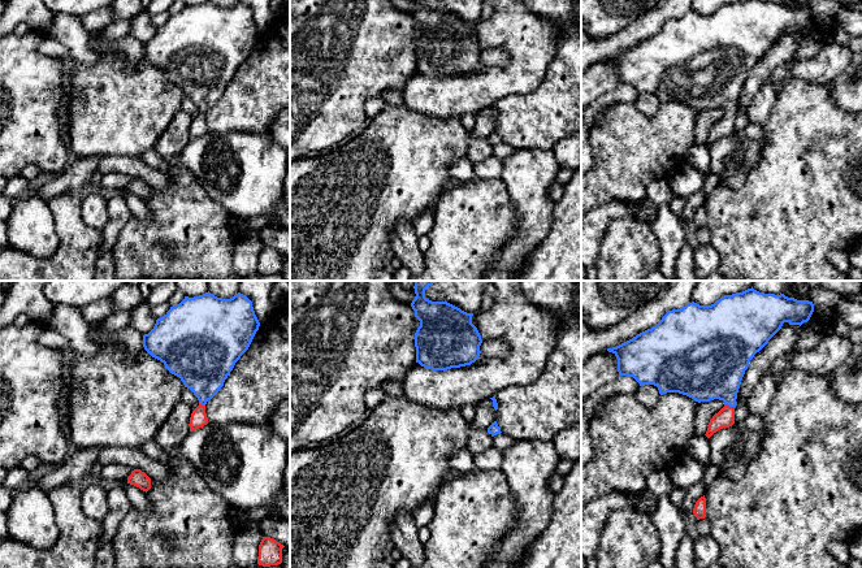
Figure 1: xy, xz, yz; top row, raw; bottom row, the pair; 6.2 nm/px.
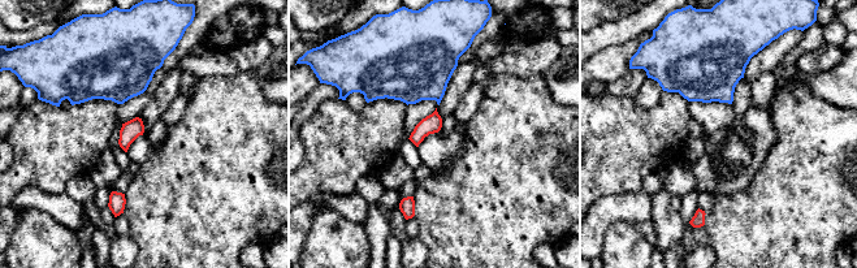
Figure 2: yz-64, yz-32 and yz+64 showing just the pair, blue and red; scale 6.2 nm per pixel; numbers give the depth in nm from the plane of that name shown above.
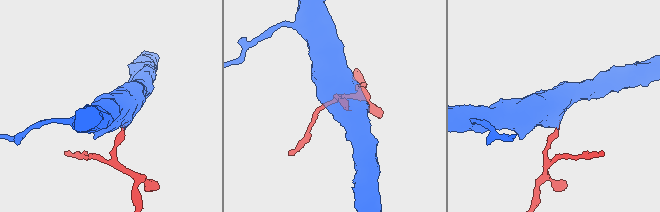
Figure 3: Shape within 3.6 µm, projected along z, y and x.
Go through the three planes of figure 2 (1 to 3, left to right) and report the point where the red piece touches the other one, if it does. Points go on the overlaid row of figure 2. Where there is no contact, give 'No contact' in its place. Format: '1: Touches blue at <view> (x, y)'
1: No contact
2: No contact
3: No contact

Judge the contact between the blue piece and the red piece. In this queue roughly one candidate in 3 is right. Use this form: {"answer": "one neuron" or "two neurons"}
{"answer": "one neuron"}

